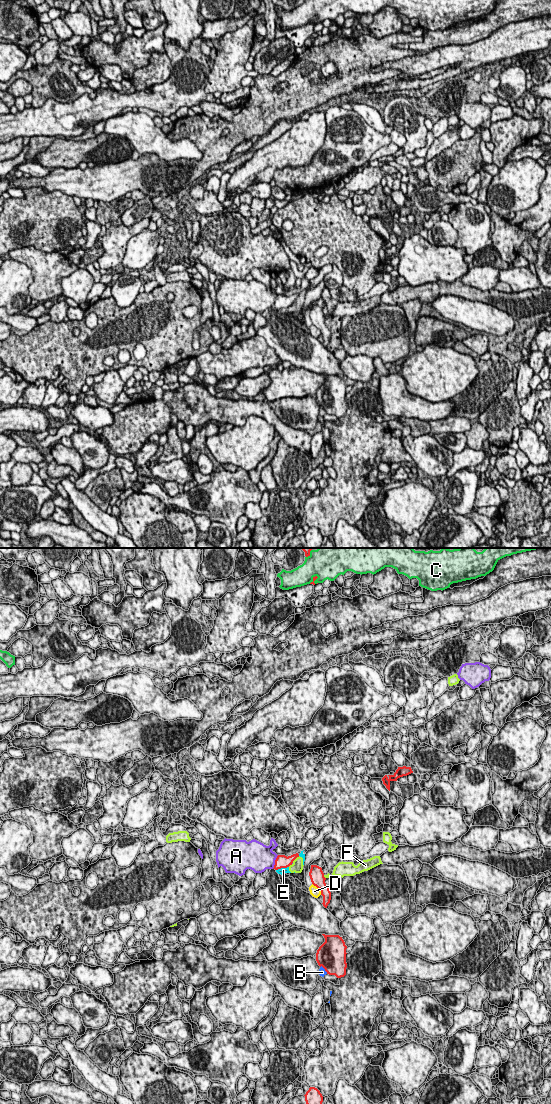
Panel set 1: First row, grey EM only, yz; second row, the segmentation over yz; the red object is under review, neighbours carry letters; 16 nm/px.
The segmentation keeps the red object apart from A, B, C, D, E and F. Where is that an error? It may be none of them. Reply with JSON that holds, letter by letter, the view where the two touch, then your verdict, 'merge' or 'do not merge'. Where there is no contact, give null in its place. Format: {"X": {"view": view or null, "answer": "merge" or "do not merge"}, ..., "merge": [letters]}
{"A": {"view": "yz", "answer": "do not merge"}, "B": {"view": "yz", "answer": "do not merge"}, "C": {"view": "yz", "answer": "do not merge"}, "D": {"view": "yz", "answer": "do not merge"}, "E": {"view": "yz", "answer": "do not merge"}, "F": {"view": "yz", "answer": "do not merge"}, "merge": []}

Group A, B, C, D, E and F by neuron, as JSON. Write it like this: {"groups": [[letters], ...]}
{"groups": [["A"], ["B"], ["C"], ["D"], ["E"], ["F"]]}

